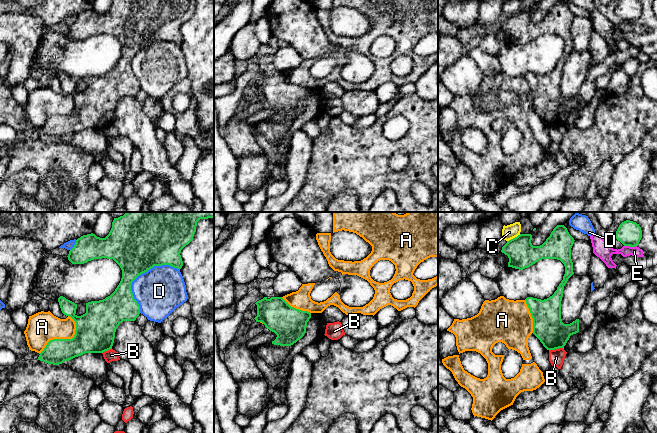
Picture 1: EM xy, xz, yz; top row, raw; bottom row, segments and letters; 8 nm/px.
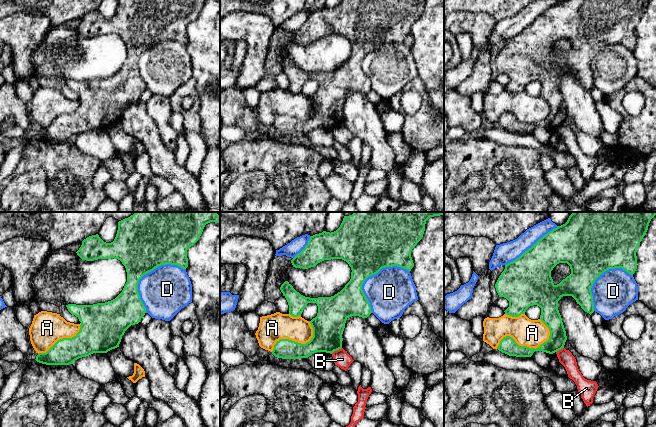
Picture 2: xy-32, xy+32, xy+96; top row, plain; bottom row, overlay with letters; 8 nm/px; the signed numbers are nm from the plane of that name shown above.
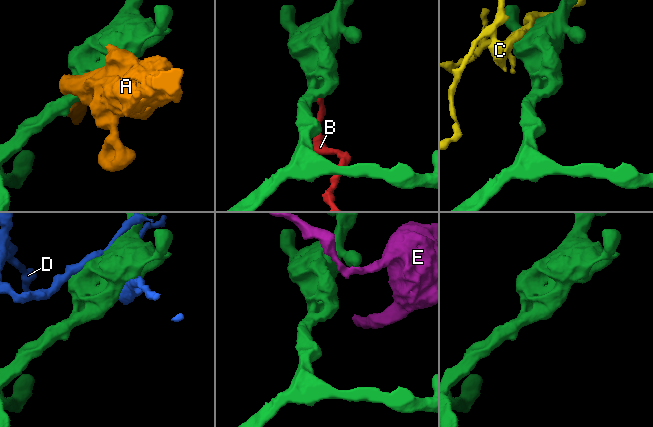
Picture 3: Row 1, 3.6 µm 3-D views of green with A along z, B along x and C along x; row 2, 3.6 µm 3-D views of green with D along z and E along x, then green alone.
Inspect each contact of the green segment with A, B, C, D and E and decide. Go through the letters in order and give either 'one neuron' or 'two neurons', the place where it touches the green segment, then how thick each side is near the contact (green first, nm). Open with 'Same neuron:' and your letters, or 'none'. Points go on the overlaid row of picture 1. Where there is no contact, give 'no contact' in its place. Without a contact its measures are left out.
Same neuron: none
A: two neurons; contact xy (65, 339); calibres 320 and 240 nm
B: two neurons; contact yz (556, 348); calibres 240 and 130 nm
C: two neurons; contact yz (513, 238); calibres 220 and 120 nm
D: two neurons; contact xy (140, 274); calibres 460 and 380 nm
E: two neurons; contact yz (630, 246); calibres 200 and 140 nm

